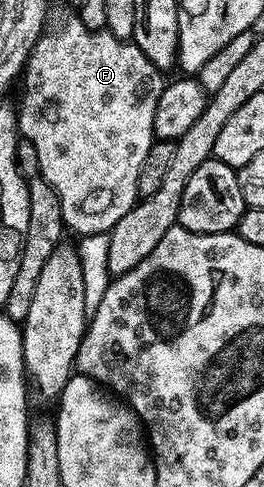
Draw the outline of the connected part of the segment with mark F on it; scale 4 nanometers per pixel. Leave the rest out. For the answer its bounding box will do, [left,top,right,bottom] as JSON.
[17,16,165,236]

